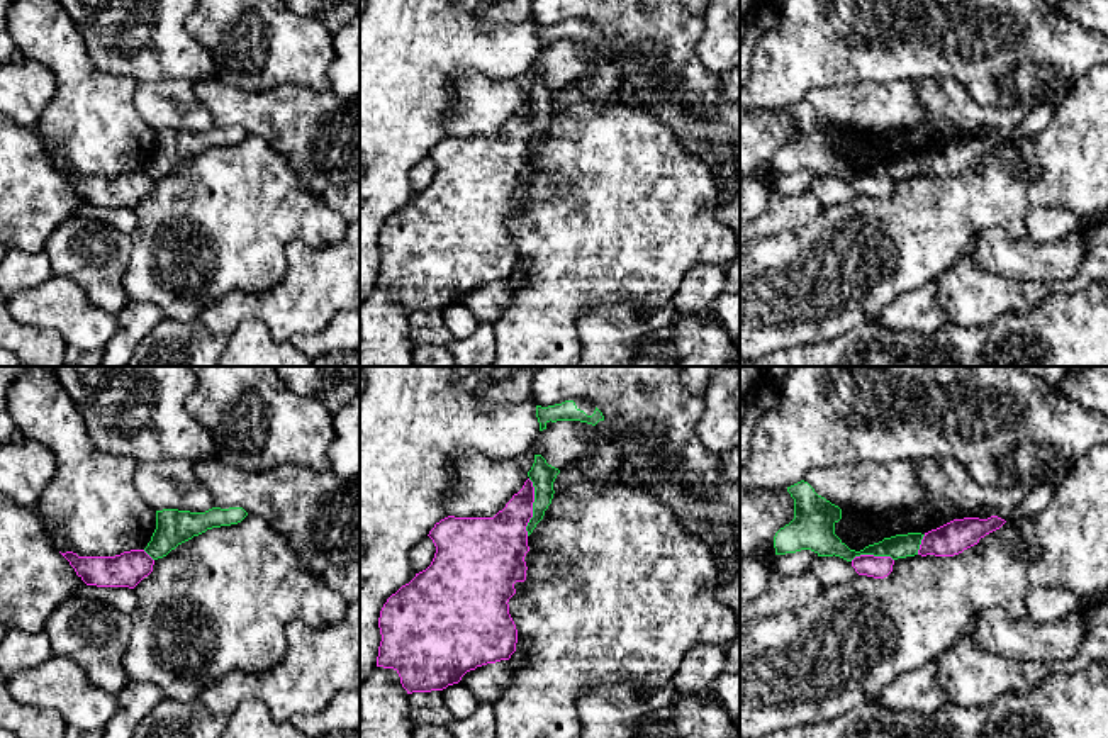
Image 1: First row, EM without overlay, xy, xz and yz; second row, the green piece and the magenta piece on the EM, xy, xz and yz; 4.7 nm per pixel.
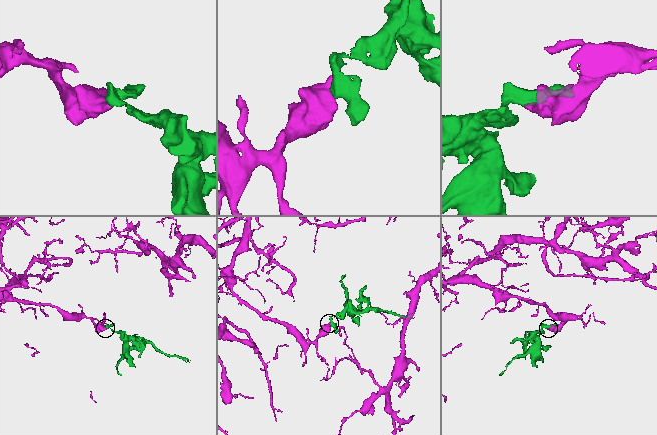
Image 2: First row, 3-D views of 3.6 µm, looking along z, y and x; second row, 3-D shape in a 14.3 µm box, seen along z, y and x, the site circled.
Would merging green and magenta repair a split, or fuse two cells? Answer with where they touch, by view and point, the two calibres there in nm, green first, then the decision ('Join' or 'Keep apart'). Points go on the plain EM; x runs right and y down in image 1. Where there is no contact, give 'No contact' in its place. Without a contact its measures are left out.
Touches green at xz (533, 128). Thickness 120 nm (green) against 280 nm. Keep apart

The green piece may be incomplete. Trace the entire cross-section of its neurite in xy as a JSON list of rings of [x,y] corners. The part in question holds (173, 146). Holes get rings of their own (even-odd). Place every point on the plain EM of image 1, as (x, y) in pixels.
[[[212,127],[205,132],[178,129],[156,131],[156,149],[144,171],[153,178],[163,178],[178,165],[212,148],[241,143],[248,132],[243,127]]]

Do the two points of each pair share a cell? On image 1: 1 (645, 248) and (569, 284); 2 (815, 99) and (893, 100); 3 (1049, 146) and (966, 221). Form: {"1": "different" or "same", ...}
{"1": "same", "2": "same", "3": "same"}

